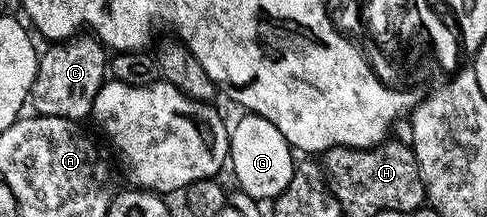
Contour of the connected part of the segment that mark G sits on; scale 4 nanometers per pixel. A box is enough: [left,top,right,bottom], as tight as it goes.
[229,113,297,201]

